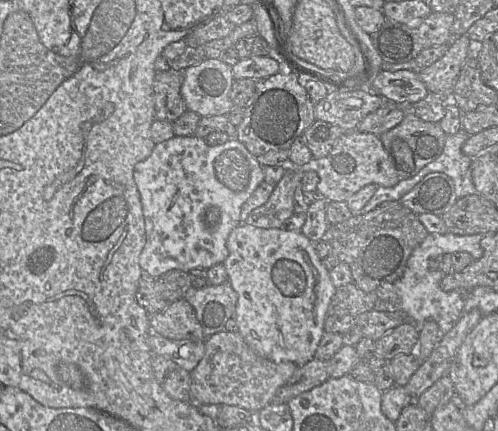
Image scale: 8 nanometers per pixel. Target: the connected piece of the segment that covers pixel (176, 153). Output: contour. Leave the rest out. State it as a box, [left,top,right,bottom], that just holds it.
[133,135,265,279]

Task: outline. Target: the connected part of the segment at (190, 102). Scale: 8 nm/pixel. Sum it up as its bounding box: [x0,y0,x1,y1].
[180,58,234,117]

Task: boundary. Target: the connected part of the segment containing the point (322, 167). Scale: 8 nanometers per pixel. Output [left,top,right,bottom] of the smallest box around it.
[310,129,400,202]

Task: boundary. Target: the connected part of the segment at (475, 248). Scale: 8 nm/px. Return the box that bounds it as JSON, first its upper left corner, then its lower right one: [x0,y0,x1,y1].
[394,233,482,334]

